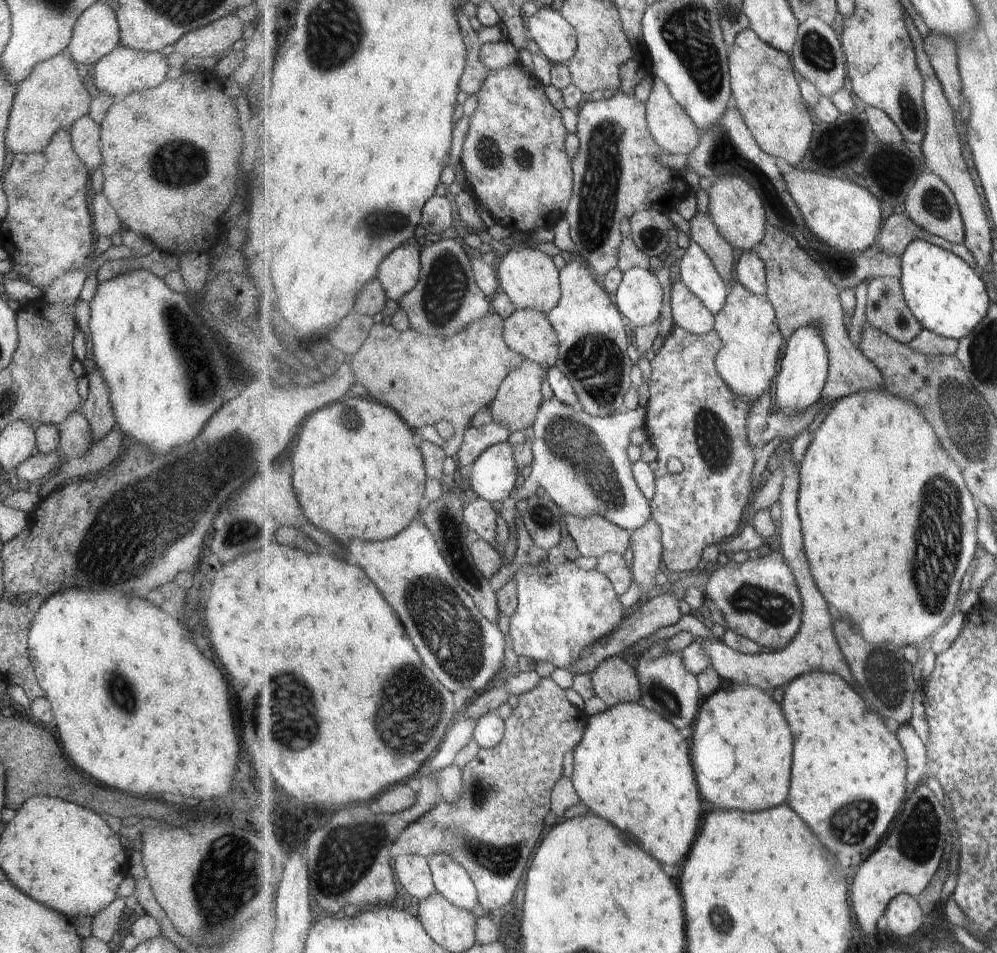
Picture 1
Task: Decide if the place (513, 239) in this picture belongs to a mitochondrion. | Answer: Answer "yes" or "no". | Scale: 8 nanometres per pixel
no

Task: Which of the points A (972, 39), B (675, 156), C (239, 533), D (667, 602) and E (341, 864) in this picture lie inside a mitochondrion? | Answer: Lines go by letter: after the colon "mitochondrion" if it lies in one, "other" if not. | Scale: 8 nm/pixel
A: other
B: other
C: mitochondrion
D: other
E: mitochondrion

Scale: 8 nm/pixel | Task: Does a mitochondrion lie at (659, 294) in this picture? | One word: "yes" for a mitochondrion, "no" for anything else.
no

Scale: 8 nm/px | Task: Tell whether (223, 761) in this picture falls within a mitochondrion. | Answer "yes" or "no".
no

